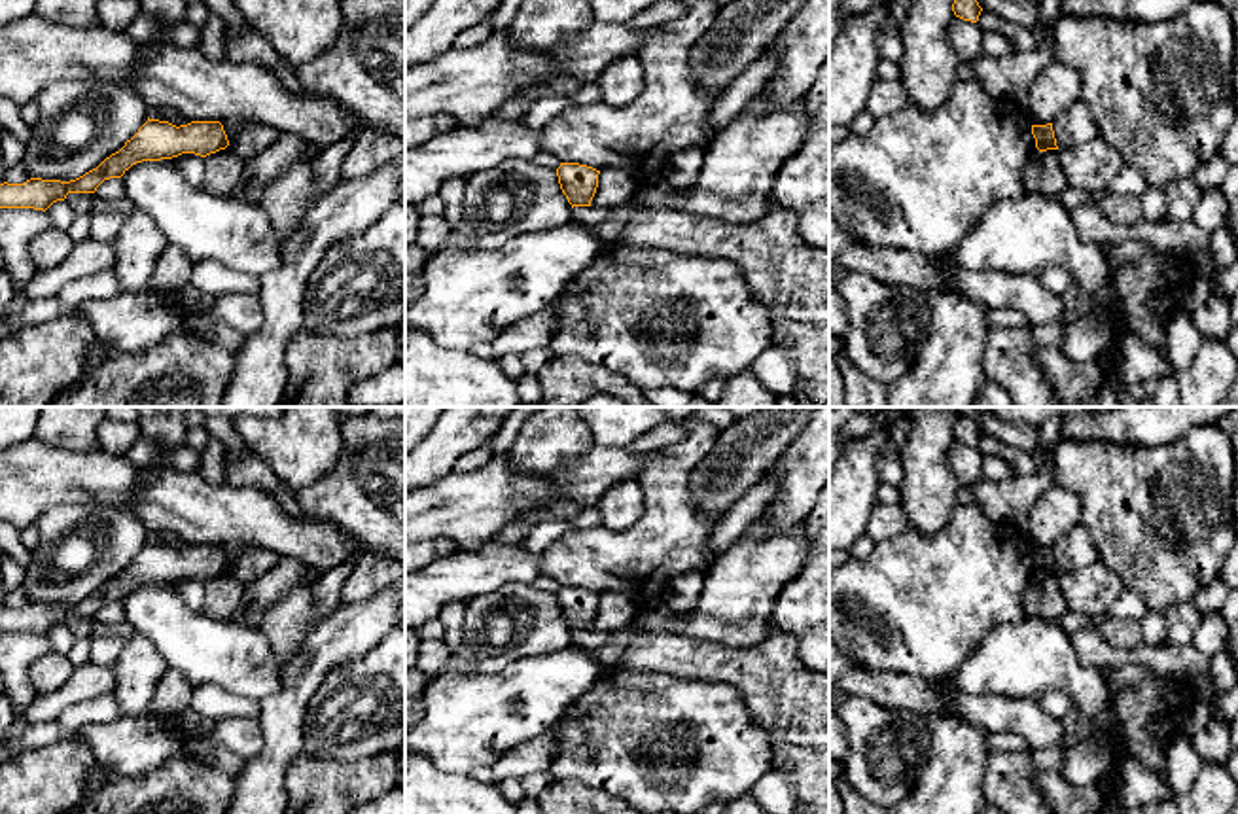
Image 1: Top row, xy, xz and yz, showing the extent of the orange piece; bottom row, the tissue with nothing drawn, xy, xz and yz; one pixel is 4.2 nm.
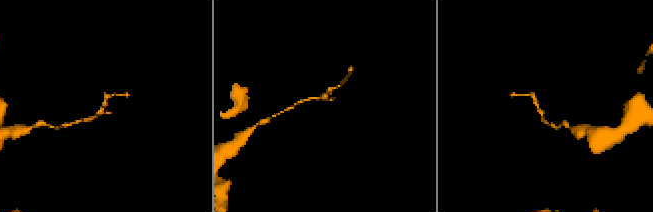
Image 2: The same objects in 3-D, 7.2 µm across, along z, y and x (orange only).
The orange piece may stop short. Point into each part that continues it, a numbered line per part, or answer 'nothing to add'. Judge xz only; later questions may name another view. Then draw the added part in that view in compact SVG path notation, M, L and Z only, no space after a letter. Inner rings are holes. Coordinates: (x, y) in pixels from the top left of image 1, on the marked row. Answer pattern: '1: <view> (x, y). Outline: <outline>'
nothing to add

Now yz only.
nothing to add

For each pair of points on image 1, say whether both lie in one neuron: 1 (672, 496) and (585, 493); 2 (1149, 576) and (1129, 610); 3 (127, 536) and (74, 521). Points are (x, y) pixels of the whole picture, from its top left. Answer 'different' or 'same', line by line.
1: different
2: different
3: same

